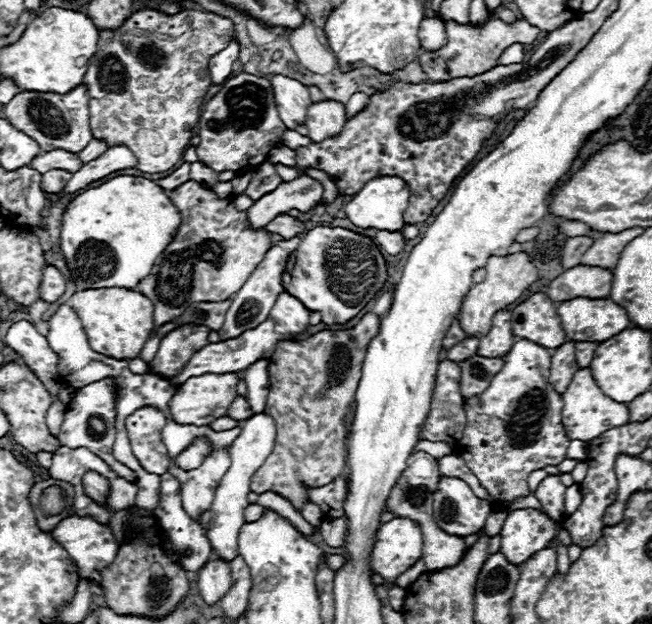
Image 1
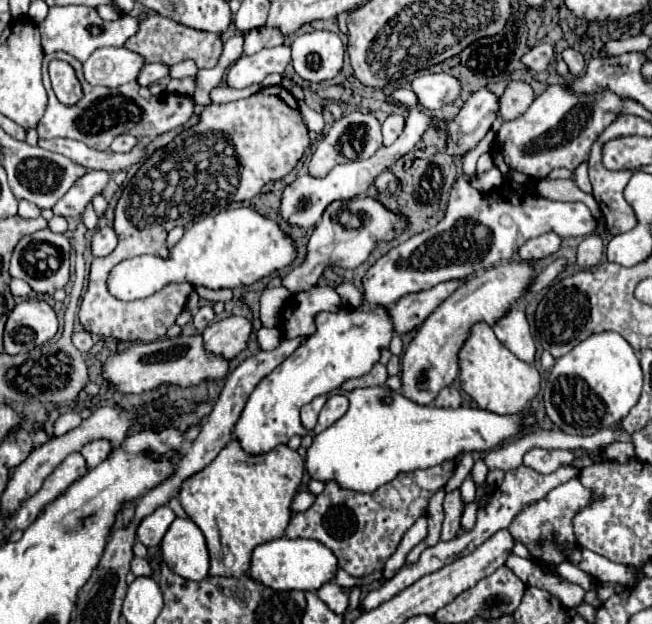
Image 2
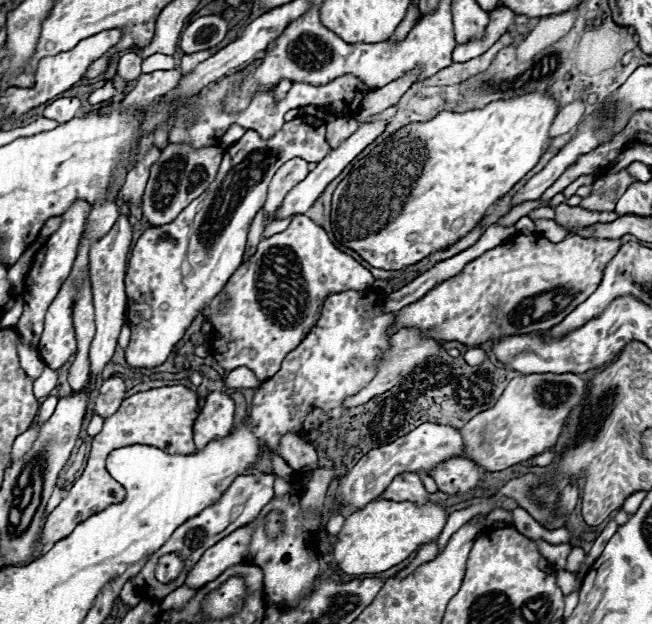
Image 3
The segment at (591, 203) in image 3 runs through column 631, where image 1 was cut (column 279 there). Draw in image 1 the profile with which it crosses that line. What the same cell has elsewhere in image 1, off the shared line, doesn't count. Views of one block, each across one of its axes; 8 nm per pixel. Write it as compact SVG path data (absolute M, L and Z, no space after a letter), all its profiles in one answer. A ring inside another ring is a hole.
M266 162L266 164L262 164L262 168L258 168L252 174L252 180L250 180L250 184L248 184L248 188L246 188L244 194L256 202L262 196L274 192L274 188L278 188L282 182L284 180L278 176L276 168L270 162Z

